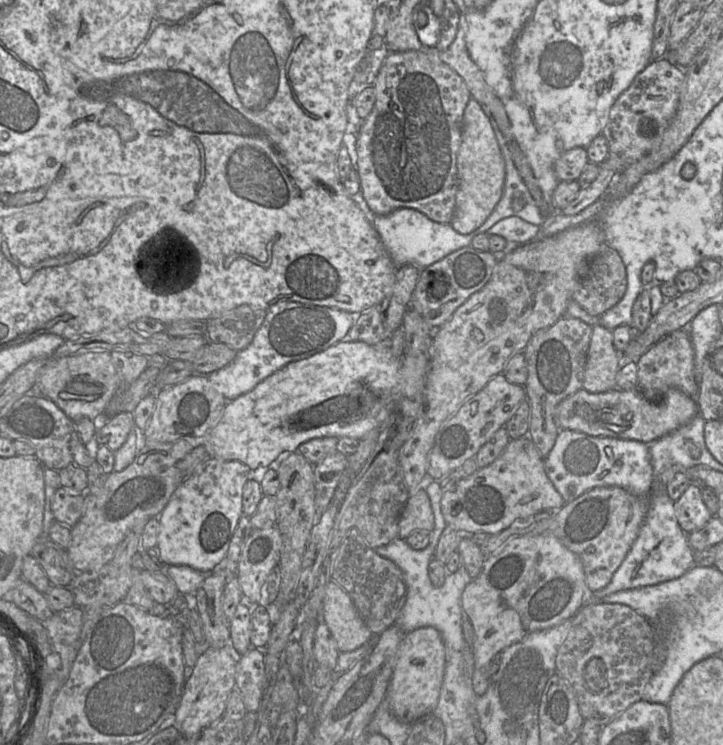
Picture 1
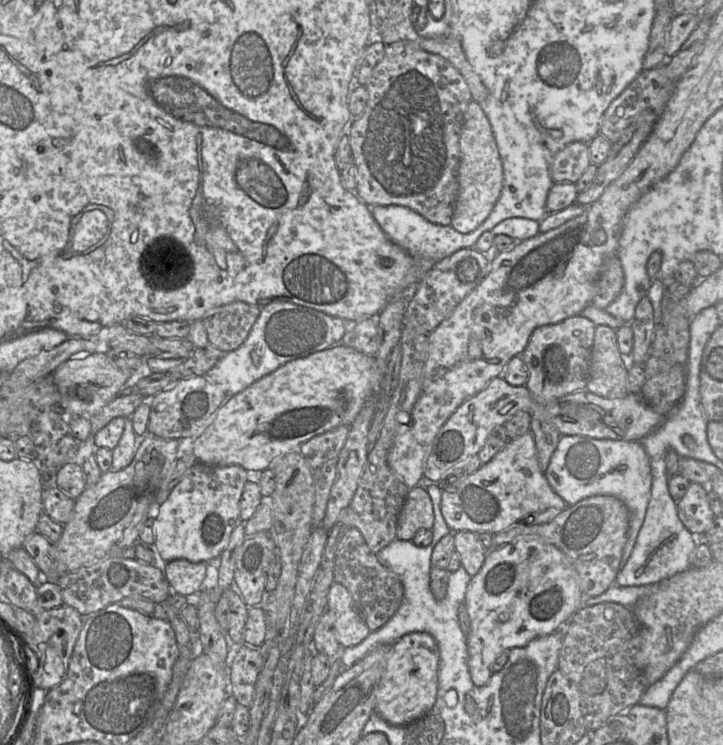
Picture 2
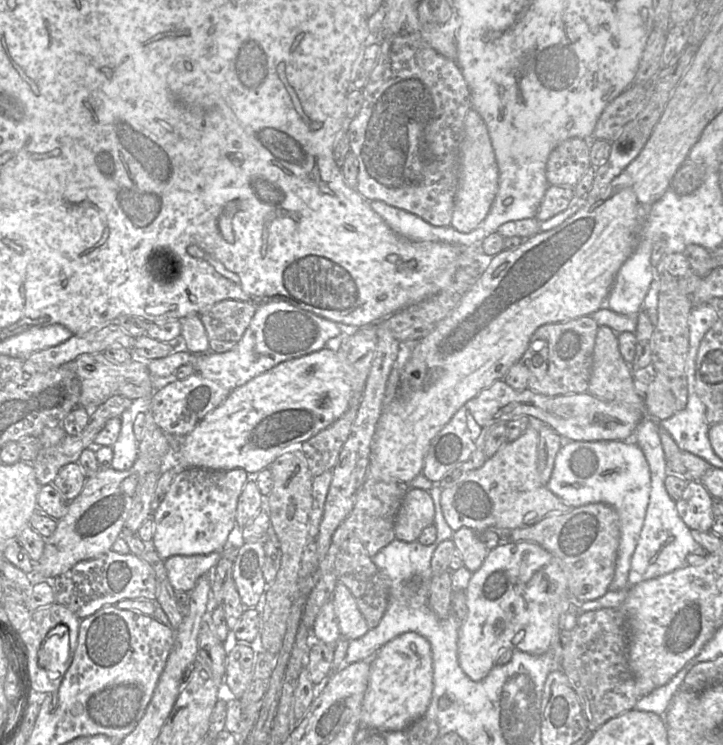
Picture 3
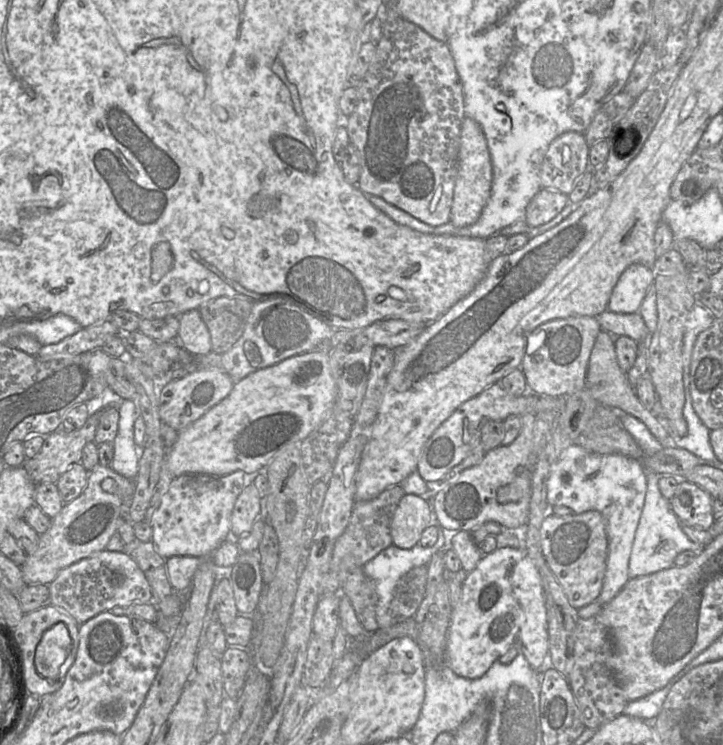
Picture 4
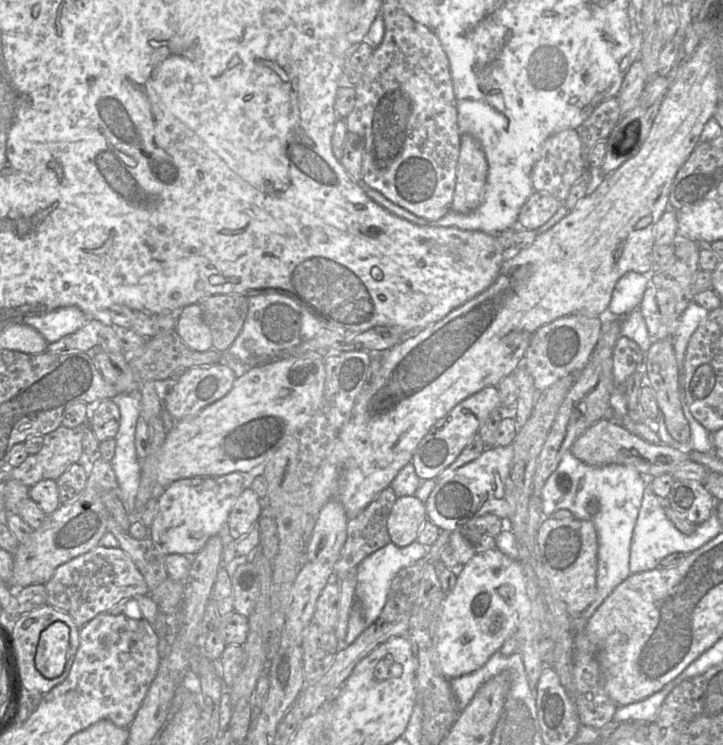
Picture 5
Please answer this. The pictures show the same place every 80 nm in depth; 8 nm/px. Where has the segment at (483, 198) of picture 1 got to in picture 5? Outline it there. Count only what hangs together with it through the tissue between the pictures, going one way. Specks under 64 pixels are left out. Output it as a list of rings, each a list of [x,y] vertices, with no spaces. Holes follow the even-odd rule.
[[[461,134],[451,211],[467,214],[481,204],[487,173],[488,162],[480,143],[470,134]]]

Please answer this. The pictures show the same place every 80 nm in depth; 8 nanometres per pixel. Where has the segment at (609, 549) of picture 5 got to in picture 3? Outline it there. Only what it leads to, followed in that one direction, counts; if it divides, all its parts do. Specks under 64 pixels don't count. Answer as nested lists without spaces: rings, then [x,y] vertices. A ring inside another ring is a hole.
[[[633,440],[564,441],[556,455],[547,487],[572,508],[590,503],[603,503],[617,512],[620,539],[609,591],[596,600],[584,603],[579,601],[579,608],[583,612],[621,608],[628,594],[631,557],[643,527],[651,491],[650,469],[642,450]]]

